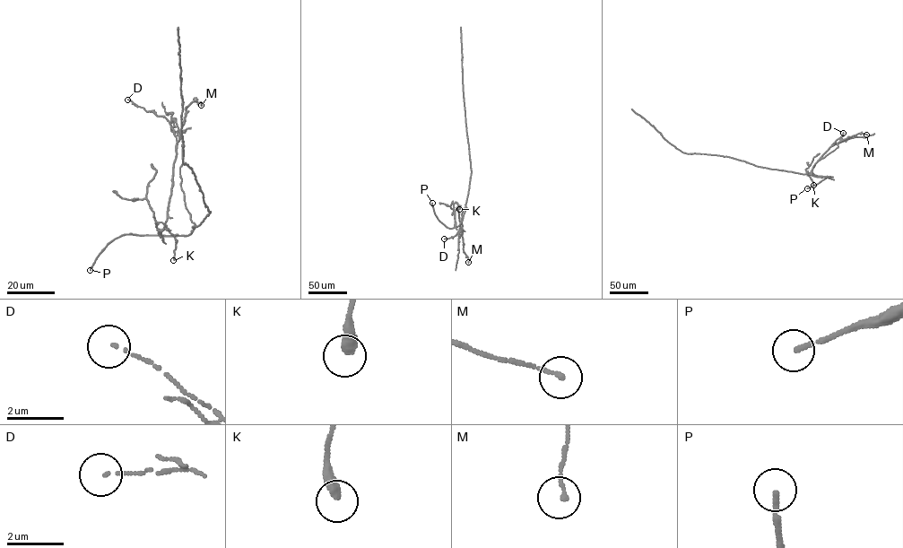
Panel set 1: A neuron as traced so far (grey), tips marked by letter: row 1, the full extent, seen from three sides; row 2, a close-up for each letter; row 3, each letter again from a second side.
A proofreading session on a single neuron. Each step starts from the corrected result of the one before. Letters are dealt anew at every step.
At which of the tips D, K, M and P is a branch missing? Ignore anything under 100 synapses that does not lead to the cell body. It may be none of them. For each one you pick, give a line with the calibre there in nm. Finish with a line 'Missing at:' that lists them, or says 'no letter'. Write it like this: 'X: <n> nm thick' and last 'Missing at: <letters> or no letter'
P: 170 nm thick
Missing at: P

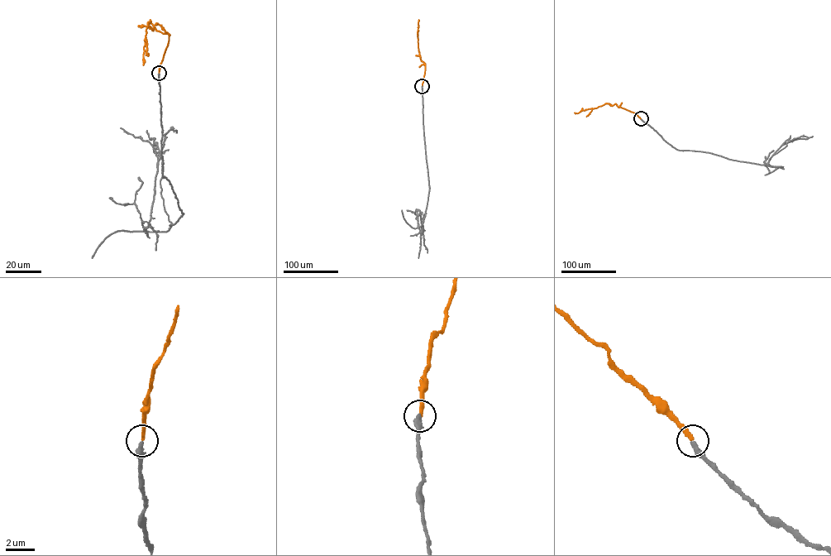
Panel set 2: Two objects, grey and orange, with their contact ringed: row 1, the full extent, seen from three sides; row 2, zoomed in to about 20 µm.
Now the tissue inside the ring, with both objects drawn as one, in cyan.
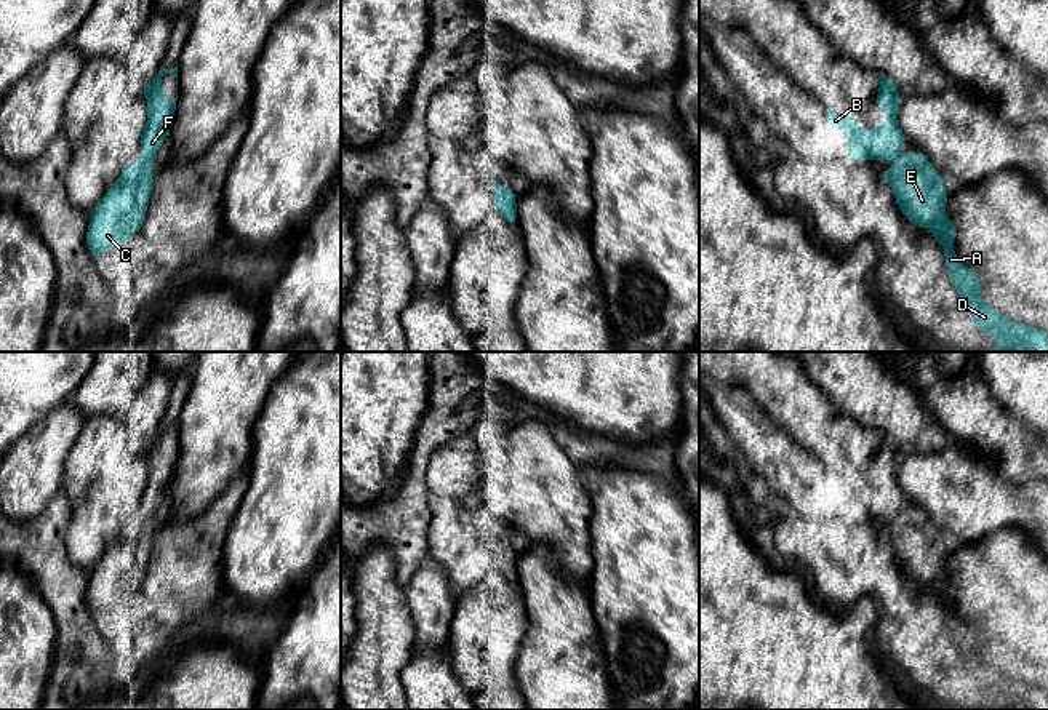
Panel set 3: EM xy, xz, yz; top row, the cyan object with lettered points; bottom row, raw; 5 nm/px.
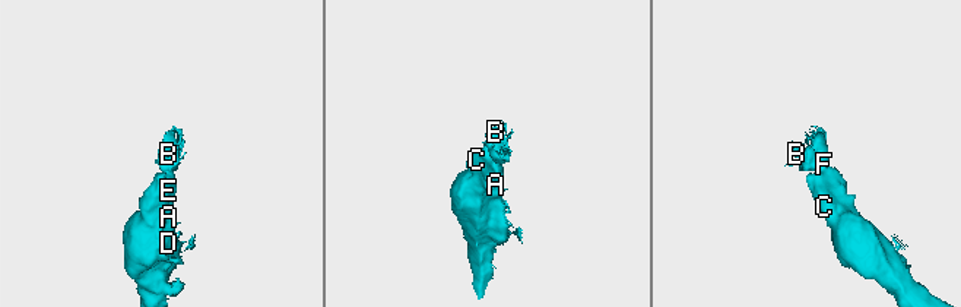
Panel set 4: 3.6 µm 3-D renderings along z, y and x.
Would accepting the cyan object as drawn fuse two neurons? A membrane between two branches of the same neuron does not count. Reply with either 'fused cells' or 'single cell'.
single cell

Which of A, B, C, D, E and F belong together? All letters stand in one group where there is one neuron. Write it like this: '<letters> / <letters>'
A B C D E F

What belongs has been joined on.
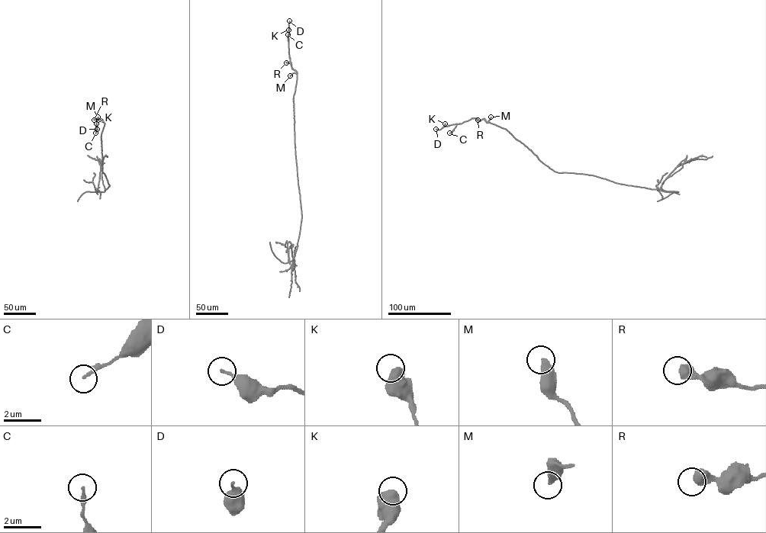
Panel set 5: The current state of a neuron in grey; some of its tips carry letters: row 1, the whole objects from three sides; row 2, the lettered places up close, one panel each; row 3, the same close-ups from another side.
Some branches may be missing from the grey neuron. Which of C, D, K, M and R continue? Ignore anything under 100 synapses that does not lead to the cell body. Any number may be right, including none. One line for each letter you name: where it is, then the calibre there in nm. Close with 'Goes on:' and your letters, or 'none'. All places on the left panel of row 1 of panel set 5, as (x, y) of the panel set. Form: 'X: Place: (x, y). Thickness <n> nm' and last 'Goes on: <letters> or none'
Goes on: none

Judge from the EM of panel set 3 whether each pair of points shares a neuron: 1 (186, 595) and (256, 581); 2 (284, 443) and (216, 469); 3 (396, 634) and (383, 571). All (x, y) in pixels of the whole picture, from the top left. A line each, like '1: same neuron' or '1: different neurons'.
1: different neurons
2: different neurons
3: same neuron

